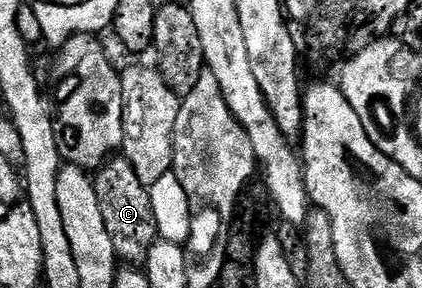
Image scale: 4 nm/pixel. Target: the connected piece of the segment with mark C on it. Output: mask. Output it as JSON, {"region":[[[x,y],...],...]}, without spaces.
{"region":[[[114,156],[97,171],[94,178],[96,196],[100,200],[100,212],[104,212],[104,226],[112,236],[114,251],[126,264],[142,264],[151,246],[158,238],[158,225],[152,210],[150,191],[136,176],[132,164],[124,156]]]}

